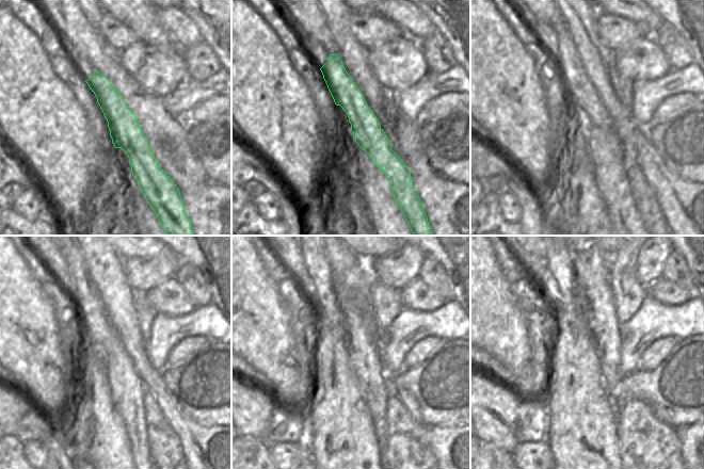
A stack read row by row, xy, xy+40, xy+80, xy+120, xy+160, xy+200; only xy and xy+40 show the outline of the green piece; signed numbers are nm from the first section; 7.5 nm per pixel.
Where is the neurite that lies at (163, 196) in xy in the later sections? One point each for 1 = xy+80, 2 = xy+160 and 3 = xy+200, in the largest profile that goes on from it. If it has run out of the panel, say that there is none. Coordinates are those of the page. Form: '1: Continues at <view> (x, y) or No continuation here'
1: Continues at xy+80 (577, 87)
2: Continues at xy+160 (319, 270)
3: Continues at xy+200 (559, 257)

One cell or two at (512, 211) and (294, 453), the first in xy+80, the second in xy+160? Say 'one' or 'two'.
one

